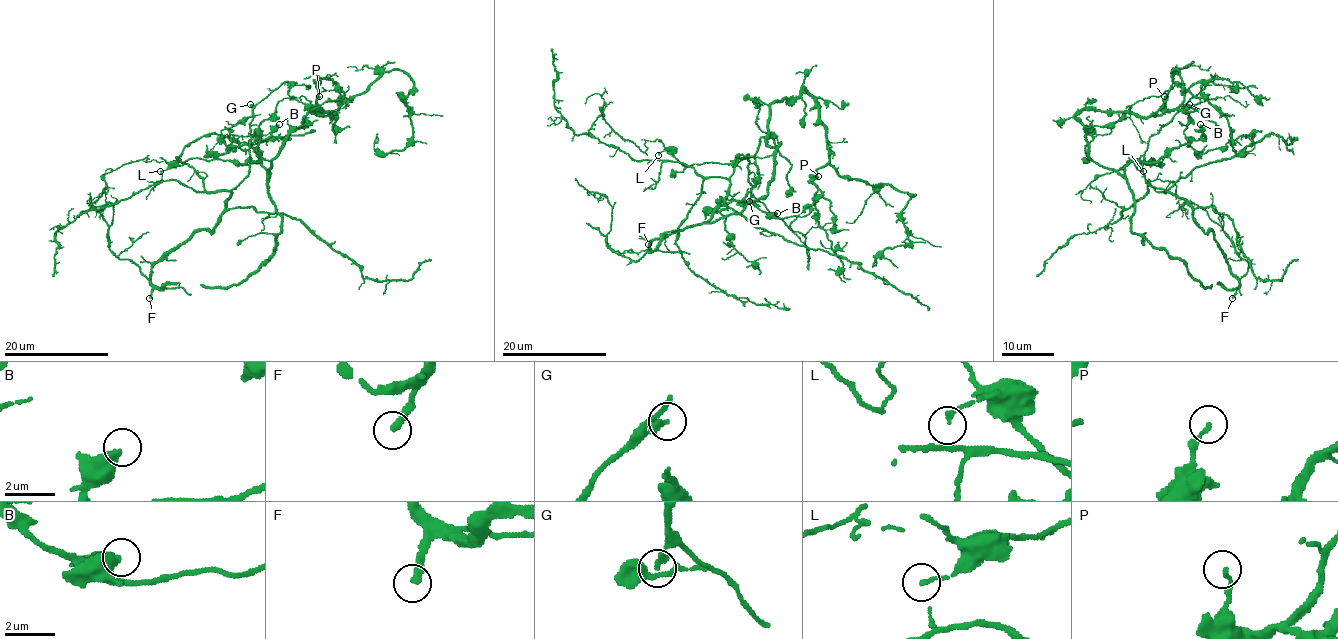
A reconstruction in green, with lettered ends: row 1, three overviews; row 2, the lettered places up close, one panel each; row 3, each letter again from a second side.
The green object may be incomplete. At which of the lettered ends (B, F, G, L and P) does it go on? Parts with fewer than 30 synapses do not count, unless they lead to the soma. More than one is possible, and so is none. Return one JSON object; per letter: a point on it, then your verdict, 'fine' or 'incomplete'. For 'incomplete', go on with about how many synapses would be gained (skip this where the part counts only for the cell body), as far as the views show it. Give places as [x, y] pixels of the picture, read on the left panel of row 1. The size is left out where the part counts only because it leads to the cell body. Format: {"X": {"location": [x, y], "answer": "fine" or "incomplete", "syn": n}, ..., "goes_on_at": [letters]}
{"B": {"location": [279, 124], "answer": "fine"}, "F": {"location": [149, 298], "answer": "incomplete"}, "G": {"location": [250, 104], "answer": "fine"}, "L": {"location": [160, 171], "answer": "fine"}, "P": {"location": [319, 96], "answer": "fine"}, "goes_on_at": ["F"]}

